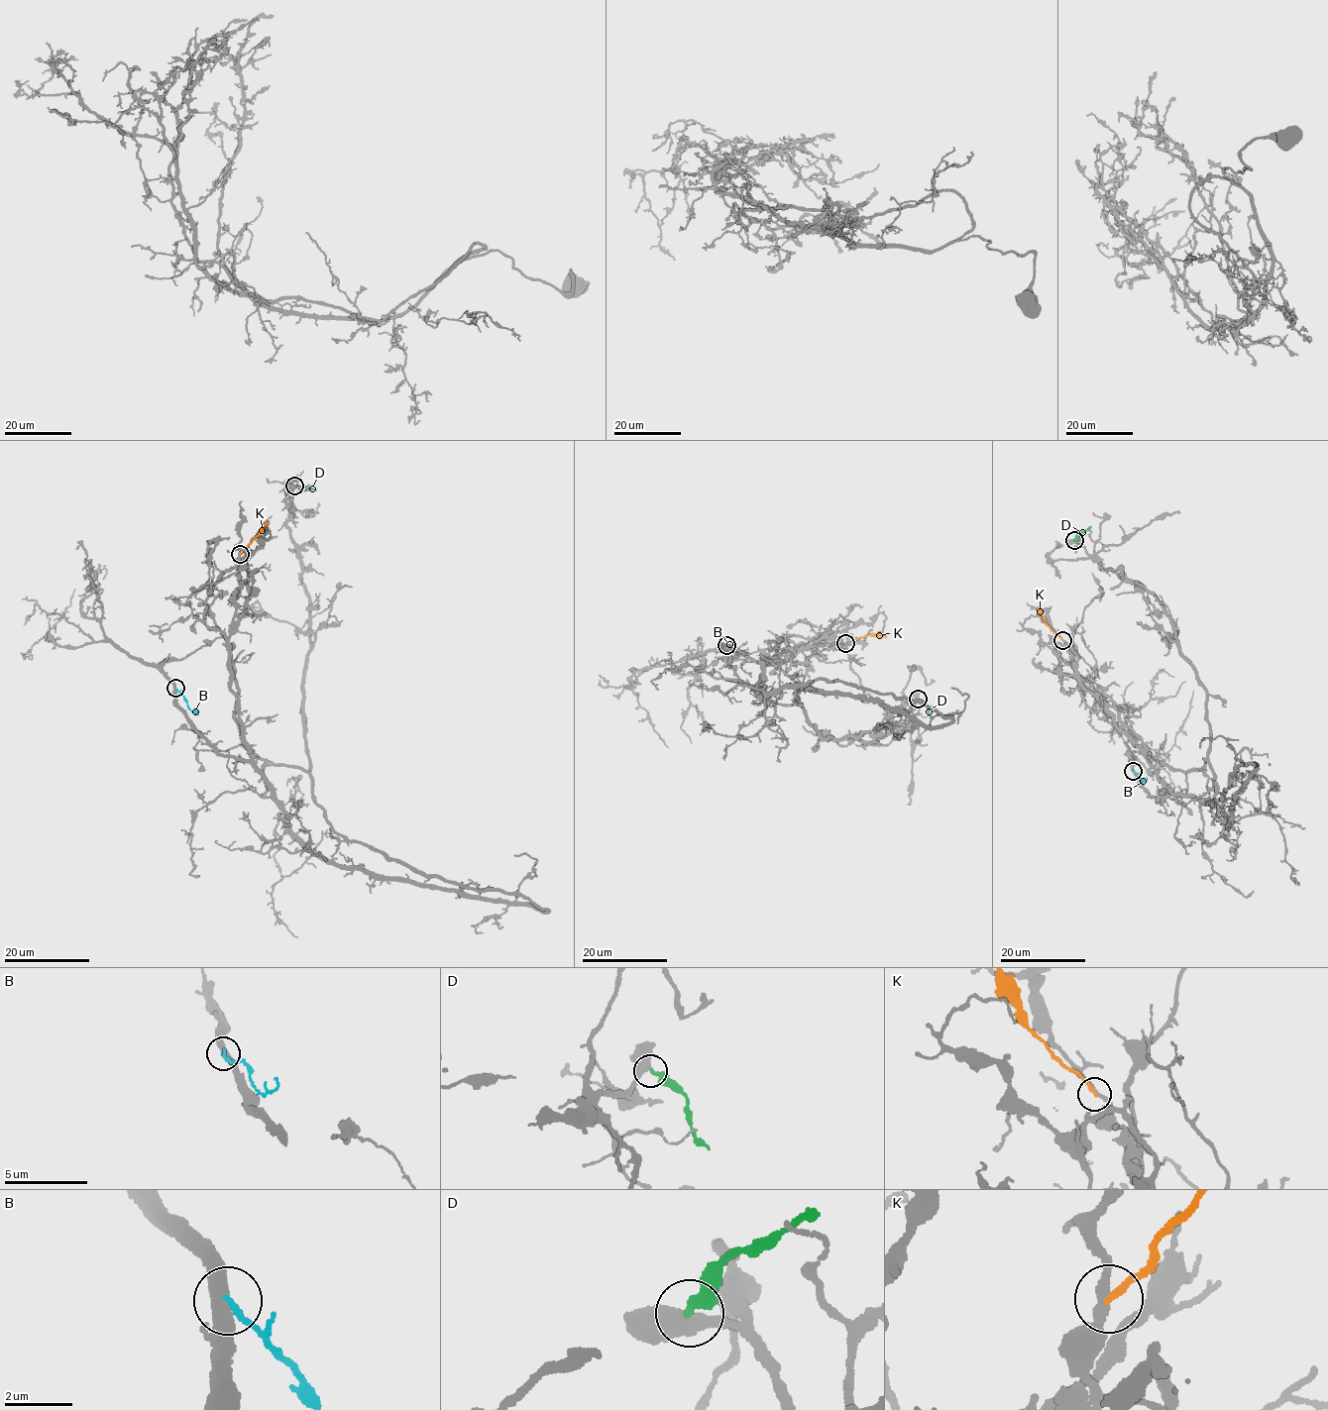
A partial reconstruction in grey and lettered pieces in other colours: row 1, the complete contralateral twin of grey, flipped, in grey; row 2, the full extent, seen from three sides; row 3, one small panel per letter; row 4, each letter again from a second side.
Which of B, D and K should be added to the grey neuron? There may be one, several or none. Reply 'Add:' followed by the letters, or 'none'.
Add: none

